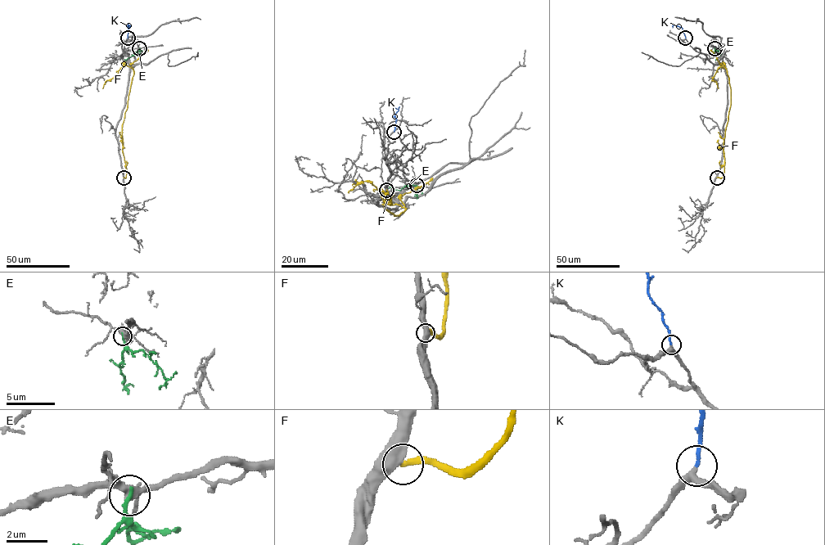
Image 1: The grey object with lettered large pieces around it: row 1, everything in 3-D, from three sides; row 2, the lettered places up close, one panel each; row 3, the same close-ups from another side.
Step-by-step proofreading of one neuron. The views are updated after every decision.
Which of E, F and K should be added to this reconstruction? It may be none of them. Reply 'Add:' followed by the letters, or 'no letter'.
Add: K

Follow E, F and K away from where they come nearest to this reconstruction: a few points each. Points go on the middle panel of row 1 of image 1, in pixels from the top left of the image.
E: (417, 185), (406, 185), (399, 190), (389, 188)
F: (387, 190), (391, 204), (385, 202), (385, 208), (398, 215), (406, 209), (390, 204), (371, 182), (348, 192)
K: (394, 132), (395, 114), (398, 110), (394, 105)

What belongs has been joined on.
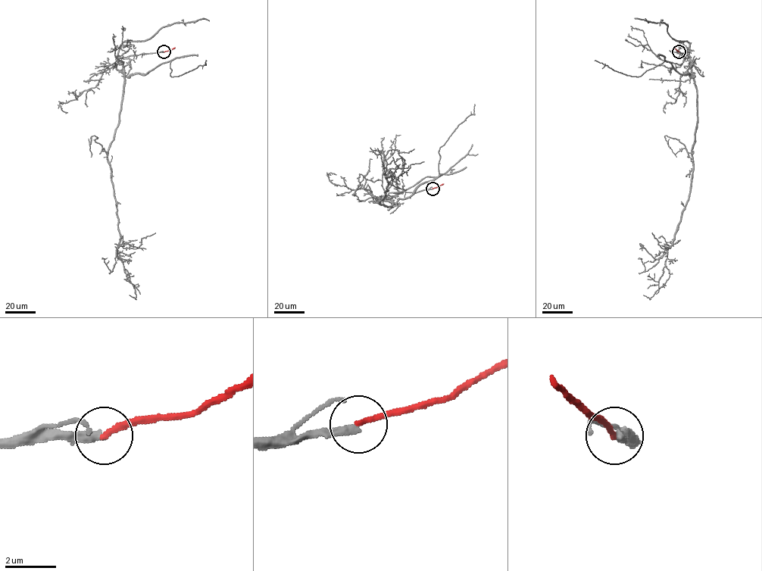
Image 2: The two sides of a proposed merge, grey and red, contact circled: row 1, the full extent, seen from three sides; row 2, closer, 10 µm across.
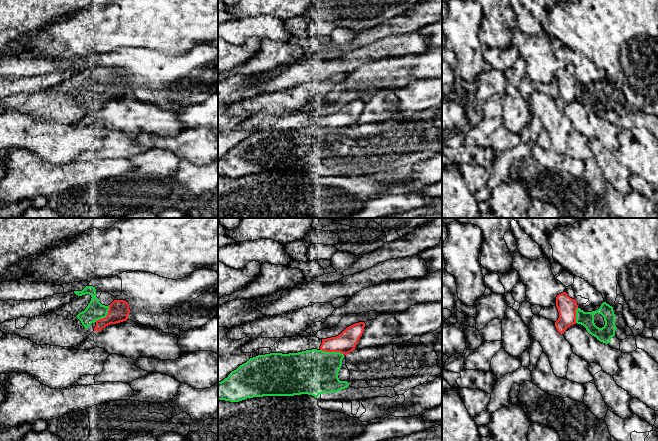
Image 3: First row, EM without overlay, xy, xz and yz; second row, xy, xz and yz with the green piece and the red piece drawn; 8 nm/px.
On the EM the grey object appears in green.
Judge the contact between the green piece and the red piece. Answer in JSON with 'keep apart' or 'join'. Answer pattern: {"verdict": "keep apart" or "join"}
{"verdict": "keep apart"}

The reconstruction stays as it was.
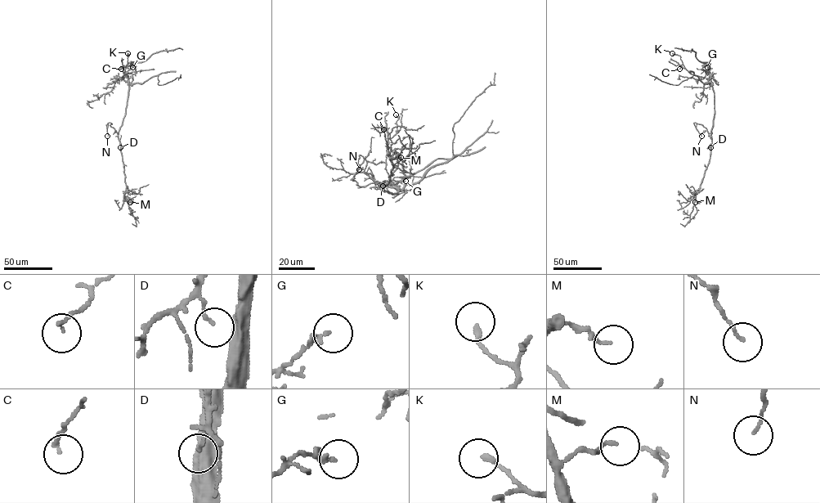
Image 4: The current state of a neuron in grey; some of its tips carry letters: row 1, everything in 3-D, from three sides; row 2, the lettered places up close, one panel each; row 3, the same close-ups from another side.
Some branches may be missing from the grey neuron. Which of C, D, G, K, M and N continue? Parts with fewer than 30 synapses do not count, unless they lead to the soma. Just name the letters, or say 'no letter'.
no letter

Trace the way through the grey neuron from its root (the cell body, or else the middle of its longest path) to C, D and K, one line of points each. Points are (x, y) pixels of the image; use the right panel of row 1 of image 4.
C: (714, 116), (710, 74), (707, 73), (701, 77), (691, 74), (681, 66), (679, 69)
D: (714, 116), (710, 147)
K: (714, 116), (710, 74), (707, 73), (701, 77), (691, 74), (684, 67), (680, 56), (672, 53)

